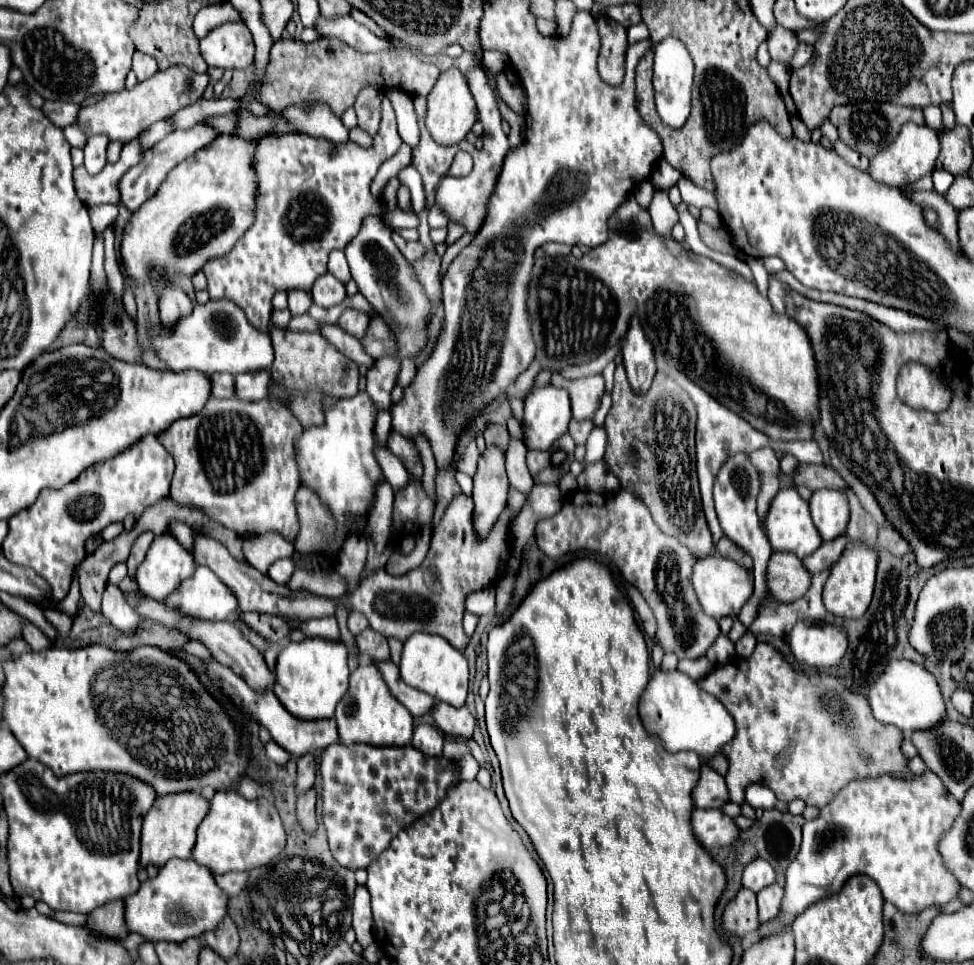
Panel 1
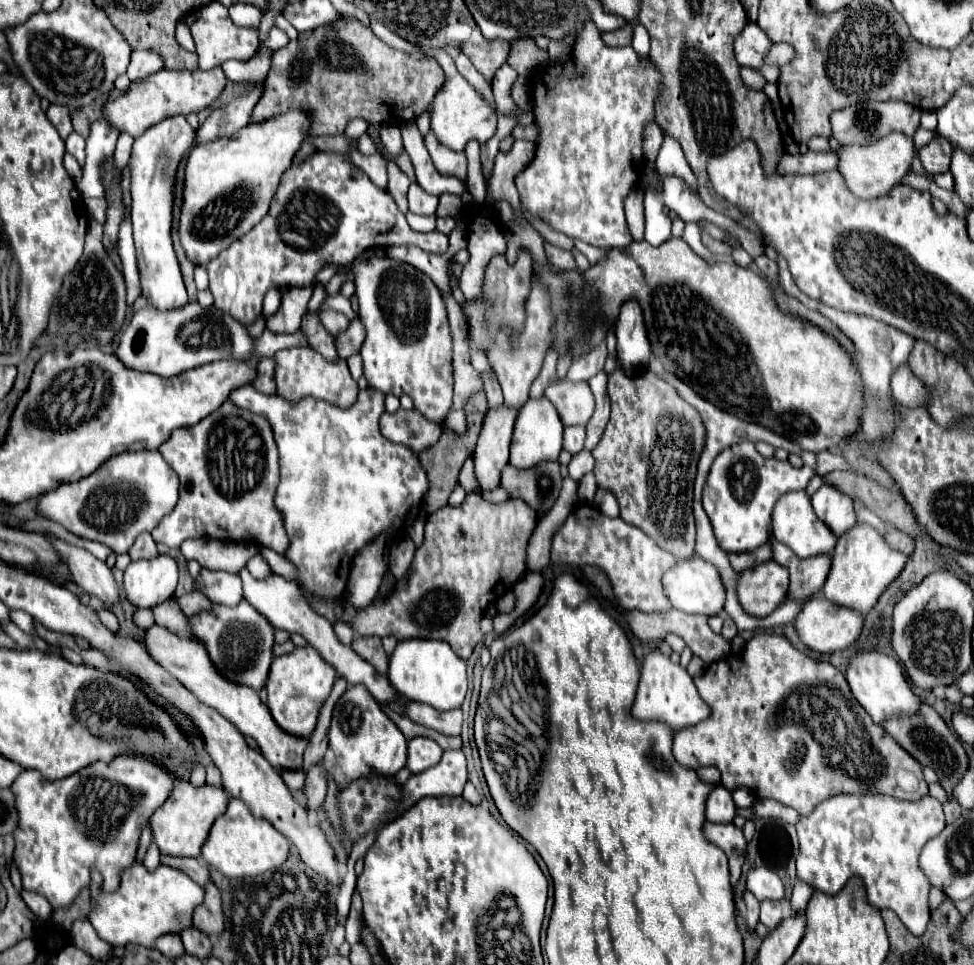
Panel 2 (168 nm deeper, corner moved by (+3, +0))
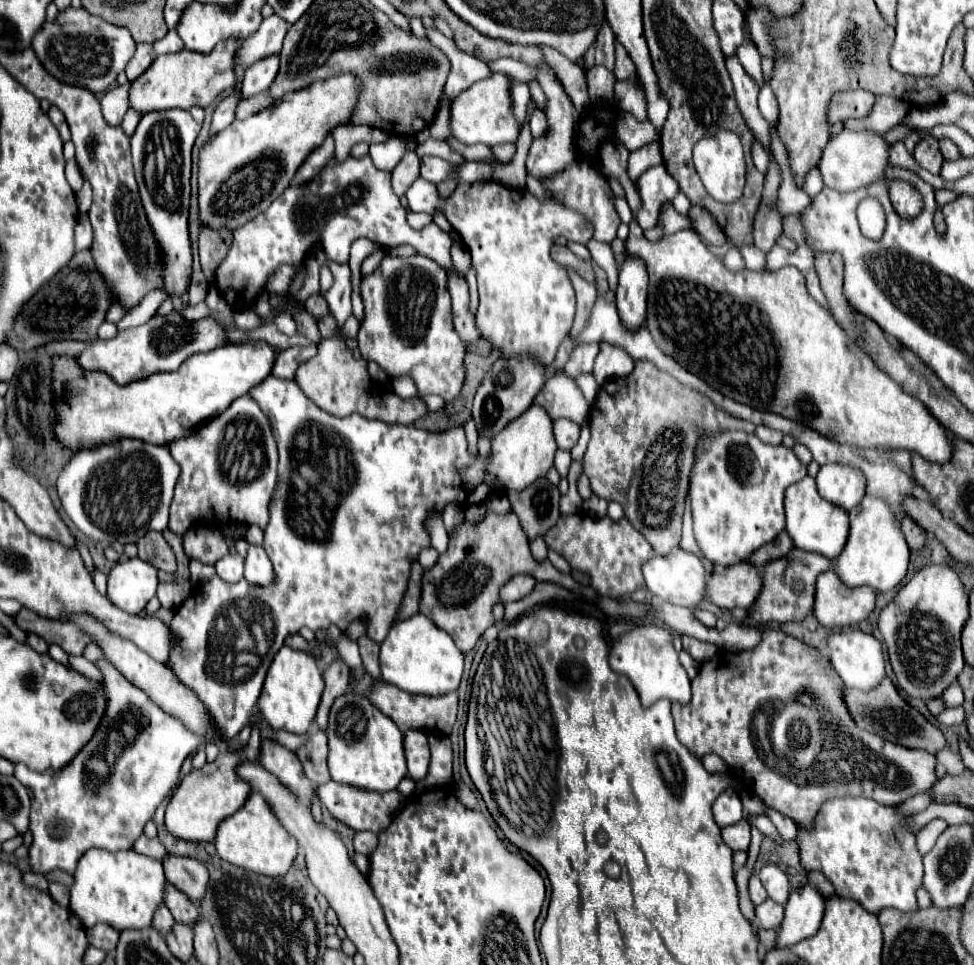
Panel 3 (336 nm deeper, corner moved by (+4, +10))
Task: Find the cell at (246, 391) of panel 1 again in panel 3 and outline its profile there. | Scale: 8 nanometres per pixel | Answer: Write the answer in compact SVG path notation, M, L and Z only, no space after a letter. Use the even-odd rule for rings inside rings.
M316 345L290 347L286 351L280 351L280 353L276 353L276 359L272 365L272 375L282 377L282 379L294 379L296 367L314 355L316 355Z

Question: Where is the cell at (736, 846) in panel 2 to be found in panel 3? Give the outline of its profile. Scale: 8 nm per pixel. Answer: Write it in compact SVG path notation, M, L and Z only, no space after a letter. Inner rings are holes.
M742 819L740 823L724 827L722 829L722 839L732 851L748 849L748 845L750 845L750 825L748 825L748 821Z

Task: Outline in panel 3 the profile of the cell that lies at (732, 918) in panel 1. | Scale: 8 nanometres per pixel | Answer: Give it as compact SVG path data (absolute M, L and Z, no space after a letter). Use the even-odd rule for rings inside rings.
M752 875L752 877L750 877L748 889L750 889L750 899L752 899L752 903L754 903L754 905L760 905L760 903L768 897L768 893L764 891L764 887L762 887L762 883L760 883L760 879L758 879L756 875Z

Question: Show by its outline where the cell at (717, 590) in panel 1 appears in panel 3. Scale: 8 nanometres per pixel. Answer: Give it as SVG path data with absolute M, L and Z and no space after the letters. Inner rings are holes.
M676 549L670 555L654 555L650 563L644 563L642 573L644 573L646 587L662 601L694 609L706 597L706 569L698 555L688 553L684 549Z

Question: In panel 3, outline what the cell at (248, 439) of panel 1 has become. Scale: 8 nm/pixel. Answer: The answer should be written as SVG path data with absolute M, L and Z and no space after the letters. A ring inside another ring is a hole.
M242 395L232 405L210 419L188 437L168 445L182 473L176 483L170 507L168 531L184 535L196 521L206 521L226 529L234 523L248 523L266 529L268 505L276 489L278 451L266 415L250 395Z

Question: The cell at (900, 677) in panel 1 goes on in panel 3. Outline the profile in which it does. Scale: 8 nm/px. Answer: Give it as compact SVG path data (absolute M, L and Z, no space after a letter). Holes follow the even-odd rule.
M846 629L846 631L836 631L830 635L828 639L828 651L830 651L830 661L834 665L834 669L838 671L838 675L842 677L846 687L852 689L860 689L860 691L872 691L880 685L880 681L886 677L886 661L884 661L884 651L882 651L882 643L868 635L862 633L860 629Z

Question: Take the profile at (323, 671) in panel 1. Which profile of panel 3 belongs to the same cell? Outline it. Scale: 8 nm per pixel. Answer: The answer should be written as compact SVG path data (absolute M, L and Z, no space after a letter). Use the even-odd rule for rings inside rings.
M282 647L264 681L264 689L262 695L258 699L258 707L262 711L262 717L266 719L266 723L272 729L284 729L290 733L306 733L312 729L312 719L316 715L316 707L320 701L324 689L324 677L322 677L322 669L318 665L318 659L314 655L310 655L308 651L298 651L292 647Z

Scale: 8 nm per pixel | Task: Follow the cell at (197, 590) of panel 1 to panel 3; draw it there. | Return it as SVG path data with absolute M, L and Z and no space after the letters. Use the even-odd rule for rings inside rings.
M226 555L214 567L216 567L216 573L220 579L224 579L226 583L236 583L242 579L244 559L240 555Z

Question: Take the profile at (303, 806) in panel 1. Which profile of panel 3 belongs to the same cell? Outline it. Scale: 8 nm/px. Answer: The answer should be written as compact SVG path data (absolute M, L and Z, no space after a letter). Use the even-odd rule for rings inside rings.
M314 731L310 735L308 743L304 747L300 747L296 753L302 761L306 777L312 783L322 785L322 783L330 781L330 773L328 773L328 765L326 765L328 743L326 743L326 733L324 731Z

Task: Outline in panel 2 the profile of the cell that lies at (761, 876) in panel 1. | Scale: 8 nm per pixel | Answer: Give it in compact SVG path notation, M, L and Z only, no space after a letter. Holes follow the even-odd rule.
M765 867L751 869L747 875L747 889L759 899L759 901L781 901L785 899L783 881L777 873Z

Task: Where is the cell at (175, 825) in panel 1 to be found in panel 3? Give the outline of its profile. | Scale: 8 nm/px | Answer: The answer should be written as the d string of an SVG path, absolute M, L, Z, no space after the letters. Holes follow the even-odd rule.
M253 726L250 743L244 747L242 753L224 751L224 753L218 755L218 759L214 763L206 765L204 769L190 771L186 777L182 777L176 793L172 795L172 799L166 807L166 829L176 839L184 839L184 841L192 841L192 843L212 841L214 835L216 835L218 823L224 817L236 813L236 809L240 805L244 805L244 801L250 793L248 783L244 783L234 771L238 761L240 761L238 755L242 755L242 759L254 761L258 757L258 747L260 747L260 731L257 726Z

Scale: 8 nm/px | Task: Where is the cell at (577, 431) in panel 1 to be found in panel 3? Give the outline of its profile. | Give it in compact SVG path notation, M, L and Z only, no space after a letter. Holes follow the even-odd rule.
M556 419L554 421L554 437L556 437L556 443L560 449L570 451L580 437L580 425L570 419Z

